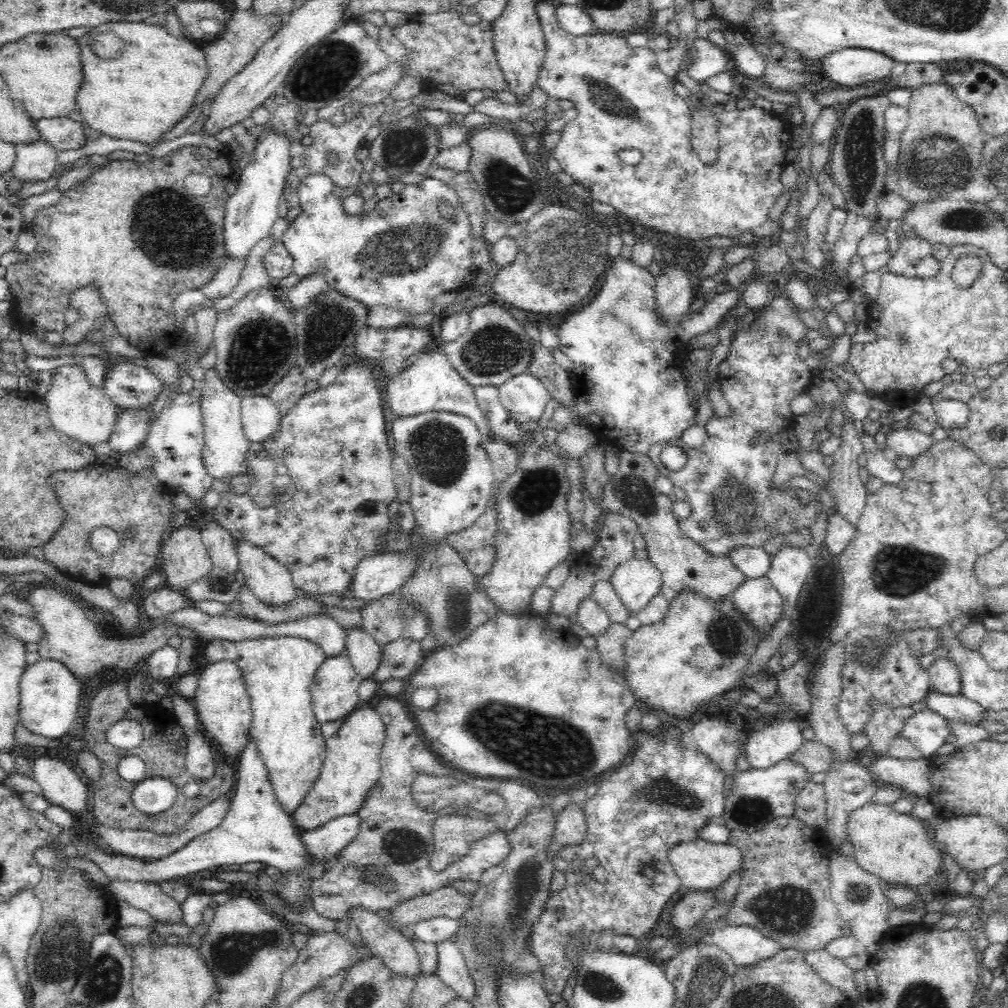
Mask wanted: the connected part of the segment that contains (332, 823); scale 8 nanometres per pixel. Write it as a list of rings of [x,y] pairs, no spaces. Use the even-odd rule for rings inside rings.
[[[358,813],[342,814],[322,824],[322,827],[304,832],[301,839],[311,856],[317,858],[315,862],[324,862],[338,855],[338,852],[360,832],[360,826],[362,819]]]

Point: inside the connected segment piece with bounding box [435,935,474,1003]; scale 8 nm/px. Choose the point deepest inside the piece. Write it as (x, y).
(451, 968)

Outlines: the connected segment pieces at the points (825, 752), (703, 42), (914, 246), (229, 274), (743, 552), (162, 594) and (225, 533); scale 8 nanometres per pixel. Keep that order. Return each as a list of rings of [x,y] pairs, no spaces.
[[[804,740],[800,744],[800,748],[796,752],[792,752],[792,754],[788,754],[786,759],[802,765],[811,775],[816,772],[825,773],[830,768],[830,764],[834,762],[834,755],[826,745],[816,740]]]
[[[707,38],[695,40],[694,53],[686,72],[696,83],[703,84],[710,76],[730,69],[726,48],[719,47]]]
[[[918,236],[900,237],[899,249],[887,262],[888,272],[903,275],[908,266],[915,266],[920,258],[931,256],[932,244]]]
[[[227,259],[225,263],[216,271],[216,274],[203,284],[202,292],[205,294],[207,302],[211,303],[216,299],[228,296],[238,284],[240,272],[246,264],[246,259]]]
[[[761,547],[734,548],[726,556],[748,578],[761,578],[771,568],[771,556]]]
[[[161,584],[148,592],[141,611],[151,619],[162,620],[190,603],[186,592]]]
[[[213,520],[201,529],[201,540],[211,557],[213,567],[222,568],[230,574],[237,574],[239,561],[233,542],[234,536],[230,530]]]

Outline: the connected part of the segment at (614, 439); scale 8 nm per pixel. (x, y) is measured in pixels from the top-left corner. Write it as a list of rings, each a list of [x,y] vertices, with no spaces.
[[[622,255],[614,257],[612,263],[606,264],[606,276],[604,276],[604,282],[602,287],[598,290],[598,294],[590,300],[586,300],[581,305],[578,305],[575,309],[571,309],[568,314],[566,314],[566,320],[557,324],[557,335],[559,340],[559,347],[562,350],[562,353],[572,362],[572,374],[571,382],[574,391],[574,398],[572,398],[572,404],[562,404],[559,400],[551,398],[538,421],[538,425],[543,430],[553,430],[558,434],[567,424],[574,425],[576,423],[584,423],[584,426],[587,426],[594,433],[594,436],[597,438],[599,443],[604,441],[608,442],[608,445],[616,445],[620,447],[620,450],[628,451],[631,453],[636,453],[639,455],[648,455],[650,447],[656,443],[667,443],[672,438],[680,438],[682,433],[690,428],[695,422],[694,417],[696,411],[694,411],[691,406],[689,397],[686,392],[686,383],[684,383],[684,374],[682,372],[681,365],[678,365],[678,357],[680,349],[684,347],[691,338],[698,336],[699,334],[704,334],[705,332],[716,330],[720,325],[722,325],[722,320],[724,322],[724,316],[732,310],[737,304],[741,303],[741,291],[738,289],[732,288],[723,288],[721,287],[719,291],[713,293],[708,302],[701,306],[698,311],[688,310],[682,320],[676,324],[676,326],[670,326],[665,322],[665,320],[659,315],[656,306],[656,293],[655,293],[655,284],[656,276],[650,271],[650,269],[644,268],[643,266],[638,266],[631,258],[624,258]]]

